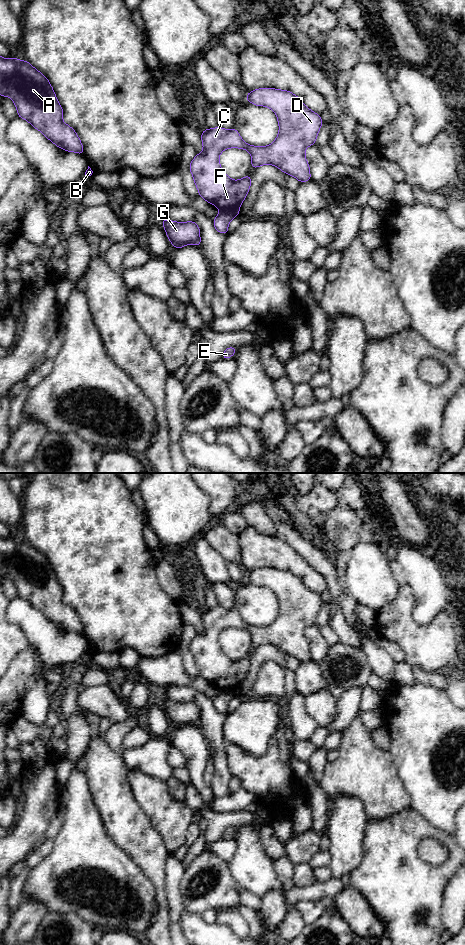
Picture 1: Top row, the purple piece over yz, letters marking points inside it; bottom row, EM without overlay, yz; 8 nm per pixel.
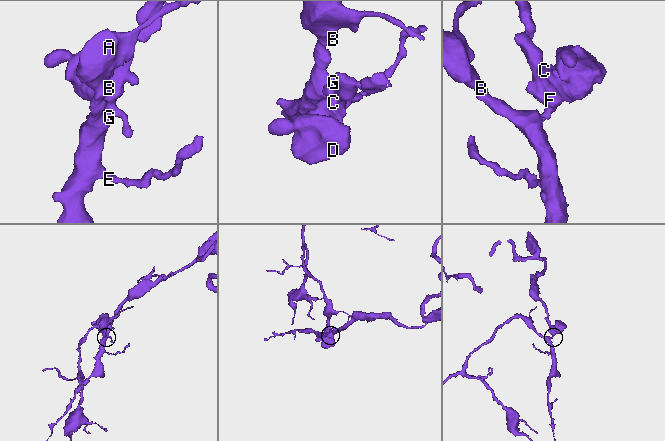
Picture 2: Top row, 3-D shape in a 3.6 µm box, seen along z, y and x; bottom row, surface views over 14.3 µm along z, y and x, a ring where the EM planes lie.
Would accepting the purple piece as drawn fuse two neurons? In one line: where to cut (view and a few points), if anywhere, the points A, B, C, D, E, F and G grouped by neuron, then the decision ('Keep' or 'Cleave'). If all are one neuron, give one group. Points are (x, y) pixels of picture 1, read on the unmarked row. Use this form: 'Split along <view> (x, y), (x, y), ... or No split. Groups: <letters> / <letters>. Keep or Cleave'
Split along yz (238, 689), (220, 691). Groups: A B E G / C D F. Cleave

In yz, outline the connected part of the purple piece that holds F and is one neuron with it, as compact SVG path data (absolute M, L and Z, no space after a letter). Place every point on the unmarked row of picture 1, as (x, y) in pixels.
M259 568L247 573L246 580L276 593L279 613L275 621L269 626L251 626L235 608L207 608L200 614L203 632L198 633L189 646L199 676L220 691L239 690L251 665L250 655L235 661L221 649L219 636L225 629L247 630L252 636L252 649L271 644L299 662L311 660L305 629L316 622L323 604L320 595L287 570Z

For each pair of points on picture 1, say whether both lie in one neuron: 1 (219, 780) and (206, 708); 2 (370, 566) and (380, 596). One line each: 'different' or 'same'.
1: same
2: same

